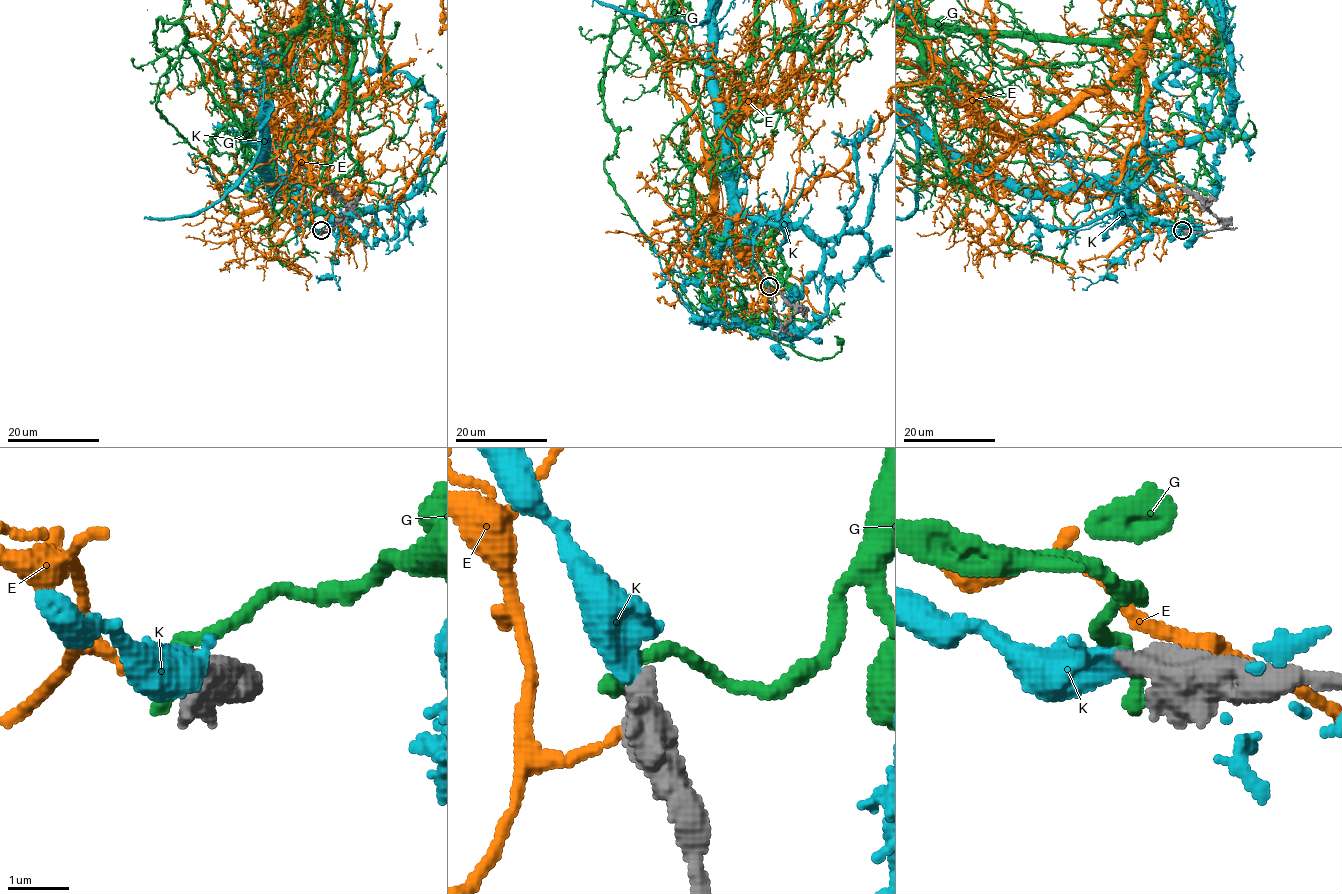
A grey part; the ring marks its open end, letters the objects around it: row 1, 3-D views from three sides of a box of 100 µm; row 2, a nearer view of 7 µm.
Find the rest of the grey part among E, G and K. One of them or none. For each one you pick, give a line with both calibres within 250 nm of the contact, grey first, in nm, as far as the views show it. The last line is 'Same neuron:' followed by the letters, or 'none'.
K: Thickness 550 nm (grey) against 440 nm
Same neuron: K

